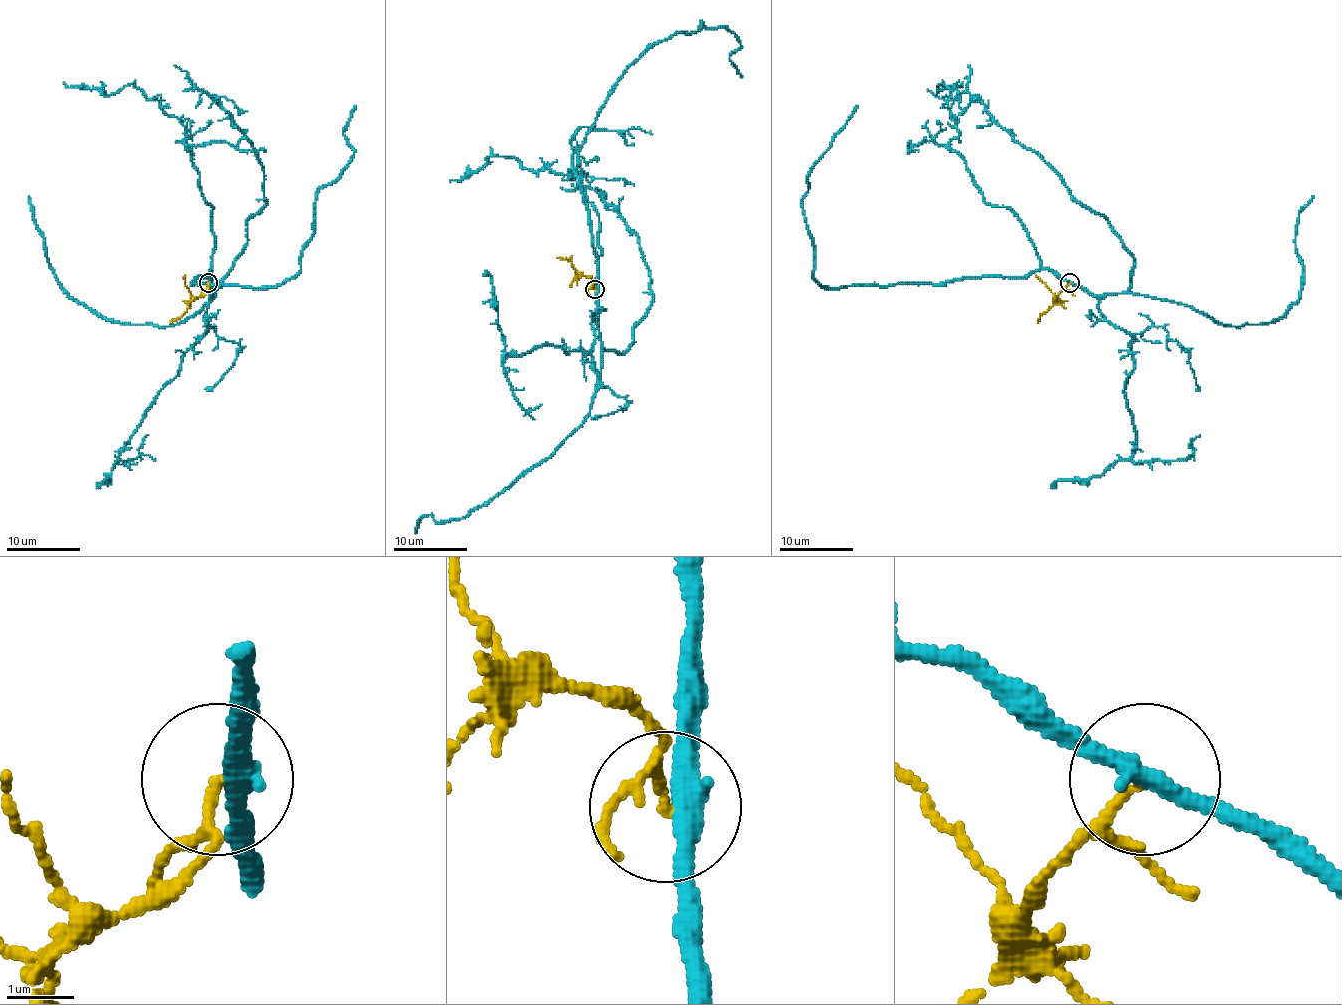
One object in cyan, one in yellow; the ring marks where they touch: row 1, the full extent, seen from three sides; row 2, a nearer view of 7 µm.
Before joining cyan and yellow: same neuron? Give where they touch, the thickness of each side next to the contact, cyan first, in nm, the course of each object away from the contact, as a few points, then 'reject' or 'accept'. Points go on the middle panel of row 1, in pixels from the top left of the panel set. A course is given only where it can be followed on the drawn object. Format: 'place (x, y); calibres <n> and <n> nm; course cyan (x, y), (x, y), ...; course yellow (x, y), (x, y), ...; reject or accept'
place (595, 289); calibres 280 and 100 nm; course cyan (595, 288), (579, 149), (612, 86), (656, 44), (702, 22), (740, 42), (729, 60), (742, 77); course yellow (595, 288), (590, 277), (579, 276), (569, 261), (556, 257); reject

